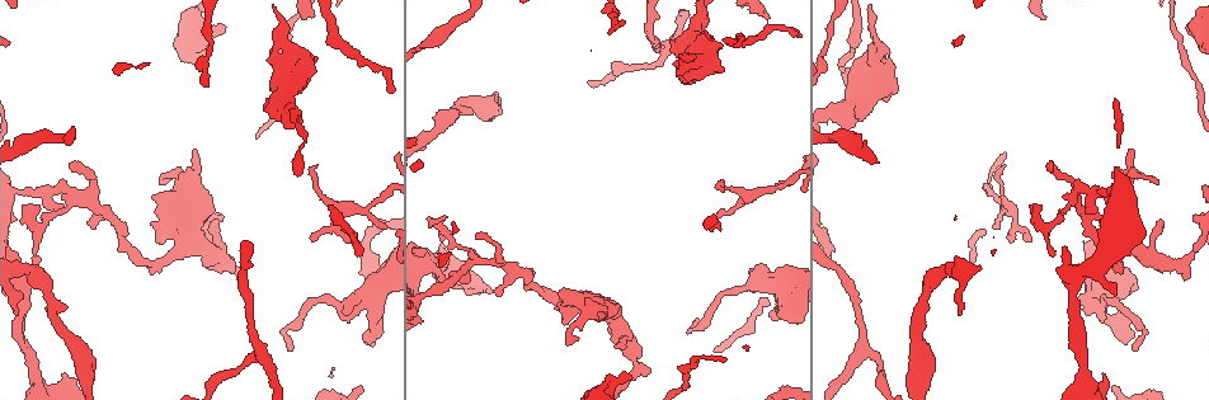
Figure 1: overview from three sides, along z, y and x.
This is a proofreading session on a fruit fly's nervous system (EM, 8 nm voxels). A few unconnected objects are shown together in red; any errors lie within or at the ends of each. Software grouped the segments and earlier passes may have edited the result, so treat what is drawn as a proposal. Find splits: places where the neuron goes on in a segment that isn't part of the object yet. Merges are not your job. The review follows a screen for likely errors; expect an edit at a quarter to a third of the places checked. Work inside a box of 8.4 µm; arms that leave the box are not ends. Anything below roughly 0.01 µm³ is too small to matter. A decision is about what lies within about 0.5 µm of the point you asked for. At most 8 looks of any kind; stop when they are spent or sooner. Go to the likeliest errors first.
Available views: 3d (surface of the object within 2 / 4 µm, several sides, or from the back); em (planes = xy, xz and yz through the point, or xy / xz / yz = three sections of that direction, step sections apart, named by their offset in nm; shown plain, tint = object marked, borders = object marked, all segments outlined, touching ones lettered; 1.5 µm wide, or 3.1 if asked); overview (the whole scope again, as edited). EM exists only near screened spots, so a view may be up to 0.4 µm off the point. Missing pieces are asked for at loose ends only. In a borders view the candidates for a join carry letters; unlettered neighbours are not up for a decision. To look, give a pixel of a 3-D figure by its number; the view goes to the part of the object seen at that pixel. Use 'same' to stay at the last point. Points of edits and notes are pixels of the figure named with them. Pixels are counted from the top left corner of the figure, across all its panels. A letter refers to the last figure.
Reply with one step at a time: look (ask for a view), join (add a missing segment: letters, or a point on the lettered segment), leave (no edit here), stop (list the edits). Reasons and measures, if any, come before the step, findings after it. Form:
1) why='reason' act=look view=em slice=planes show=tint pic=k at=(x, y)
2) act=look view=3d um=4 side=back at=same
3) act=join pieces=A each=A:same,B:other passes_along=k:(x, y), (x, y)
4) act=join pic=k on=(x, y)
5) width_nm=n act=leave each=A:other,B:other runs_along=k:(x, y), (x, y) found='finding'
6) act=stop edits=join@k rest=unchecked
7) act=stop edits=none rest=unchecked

why='free end' act=look view=em slice=planes show=borders pic=1 at=(195, 149)

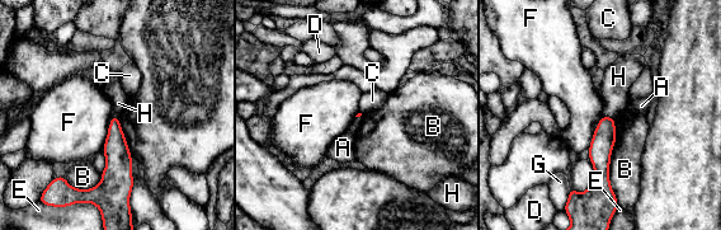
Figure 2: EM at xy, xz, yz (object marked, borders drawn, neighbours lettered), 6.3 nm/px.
act=leave each=A:other,B:other,C:other,D:other,E:other,F:other,G:other,H:other runs_along=2:(609, 120), (594, 191) found='none of them fits'

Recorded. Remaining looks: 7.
why='branch stops here' act=look view=em slice=xz step=8 show=borders pic=1 at=(1186, 24)

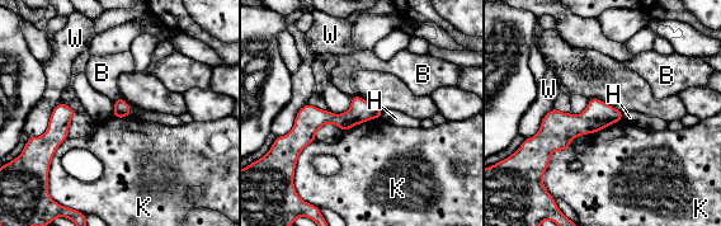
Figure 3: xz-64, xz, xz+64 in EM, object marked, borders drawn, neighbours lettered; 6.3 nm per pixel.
act=leave each=B:other,H:other,K:other,W:other border=3:(119, 97), (114, 100) found='none of them fits'

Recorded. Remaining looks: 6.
why='free end' act=look view=em slice=planes show=plain pic=1 at=(1135, 351)

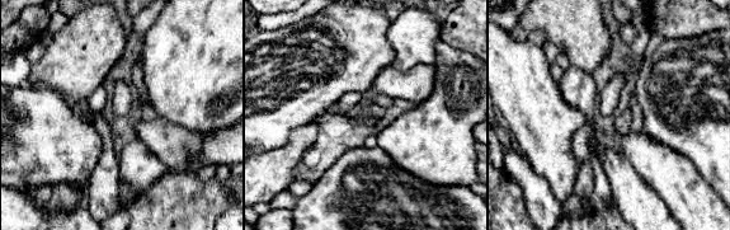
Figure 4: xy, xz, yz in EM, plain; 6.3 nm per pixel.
why='what lies round it' act=look view=em slice=planes show=borders at=same

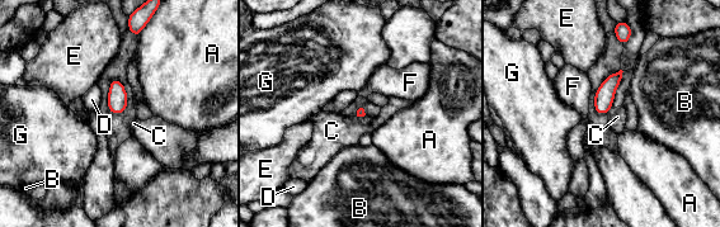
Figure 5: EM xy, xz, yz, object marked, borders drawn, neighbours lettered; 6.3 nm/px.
longest_contact=A:70nm act=leave each=A:other,B:other,C:other,D:other,E:other,F:other,G:other found='none of them fits'

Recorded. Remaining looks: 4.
act=stop edits=none rest=unchecked

